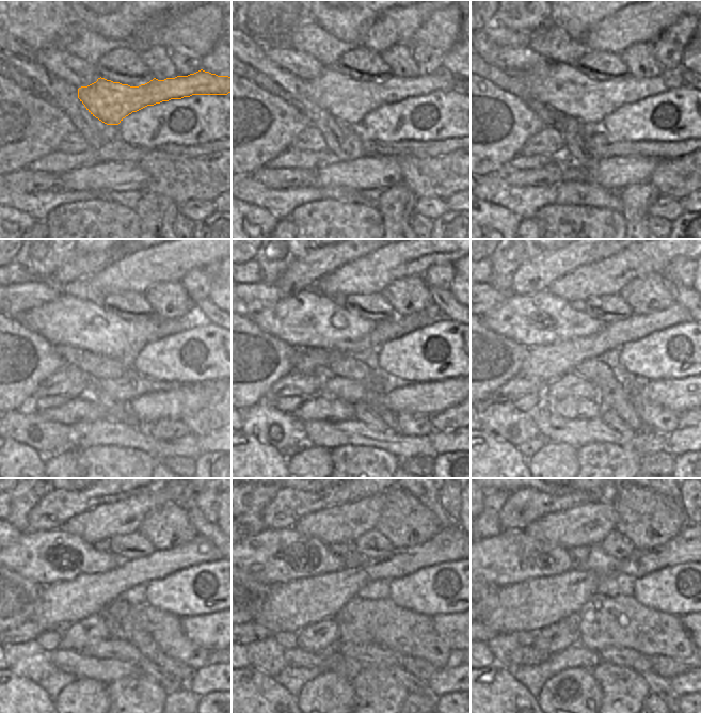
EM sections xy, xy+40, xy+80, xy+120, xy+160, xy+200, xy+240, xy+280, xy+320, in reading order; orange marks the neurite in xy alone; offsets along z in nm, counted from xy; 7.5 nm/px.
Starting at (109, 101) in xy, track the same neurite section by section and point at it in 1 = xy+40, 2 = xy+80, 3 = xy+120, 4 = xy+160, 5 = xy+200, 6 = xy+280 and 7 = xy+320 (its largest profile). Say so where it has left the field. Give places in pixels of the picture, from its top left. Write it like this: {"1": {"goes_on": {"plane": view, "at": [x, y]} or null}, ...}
{"1": {"goes_on": {"plane": "xy+40", "at": [349, 100]}}, "2": {"goes_on": {"plane": "xy+80", "at": [563, 88]}}, "3": {"goes_on": {"plane": "xy+120", "at": [66, 320]}}, "4": {"goes_on": {"plane": "xy+160", "at": [307, 319]}}, "5": {"goes_on": {"plane": "xy+200", "at": [542, 318]}}, "6": {"goes_on": {"plane": "xy+280", "at": [274, 556]}}, "7": {"goes_on": {"plane": "xy+320", "at": [512, 556]}}}

